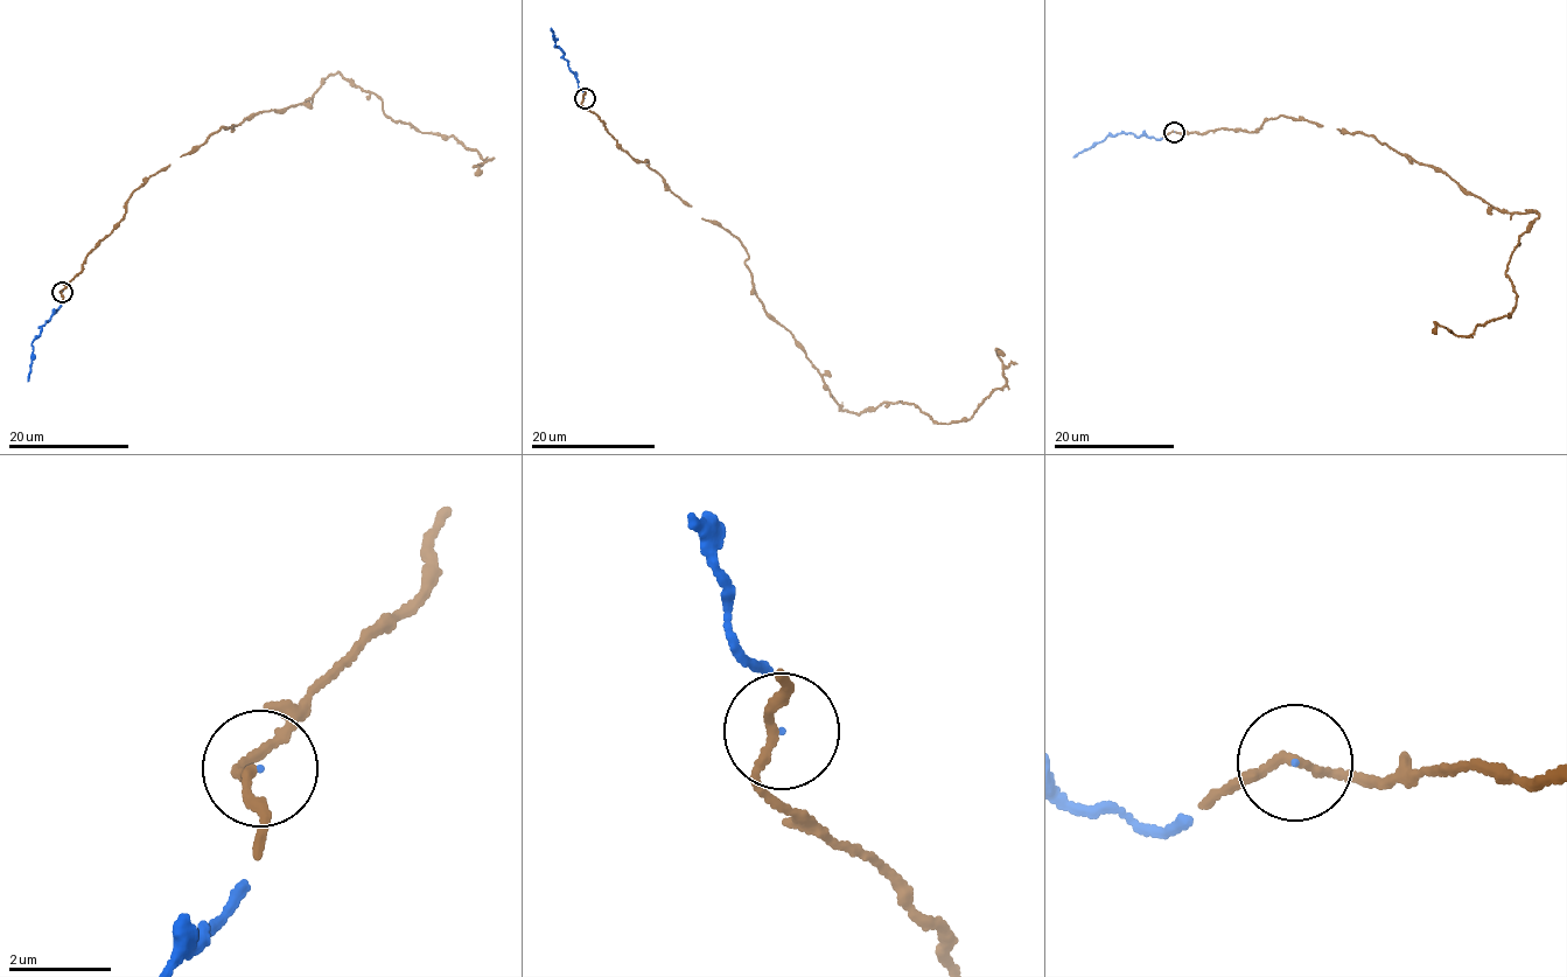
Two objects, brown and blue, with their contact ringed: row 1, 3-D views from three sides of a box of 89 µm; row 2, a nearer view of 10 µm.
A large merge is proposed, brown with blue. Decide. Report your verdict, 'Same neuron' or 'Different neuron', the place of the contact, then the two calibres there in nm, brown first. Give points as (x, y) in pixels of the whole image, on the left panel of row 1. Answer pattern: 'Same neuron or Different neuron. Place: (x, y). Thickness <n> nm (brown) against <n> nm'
Same neuron. Place: (62, 292). Thickness 150 nm (brown) against 20 nm

